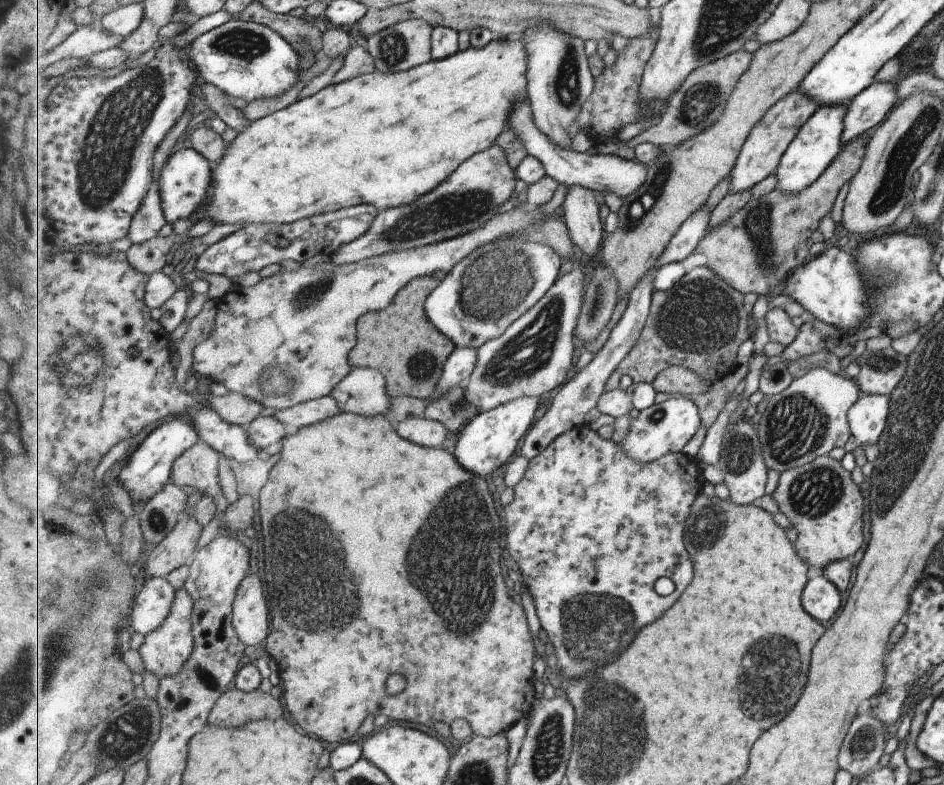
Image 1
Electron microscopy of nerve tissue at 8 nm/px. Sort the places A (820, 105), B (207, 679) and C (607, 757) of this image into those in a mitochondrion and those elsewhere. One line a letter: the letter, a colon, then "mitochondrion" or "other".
A: other
B: other
C: mitochondrion

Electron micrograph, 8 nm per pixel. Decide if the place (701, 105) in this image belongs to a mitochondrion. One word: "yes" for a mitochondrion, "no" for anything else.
yes

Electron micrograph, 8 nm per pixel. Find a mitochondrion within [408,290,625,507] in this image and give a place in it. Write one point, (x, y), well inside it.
(522, 357)

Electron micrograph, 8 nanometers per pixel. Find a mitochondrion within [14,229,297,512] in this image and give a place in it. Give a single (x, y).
(85, 359)

